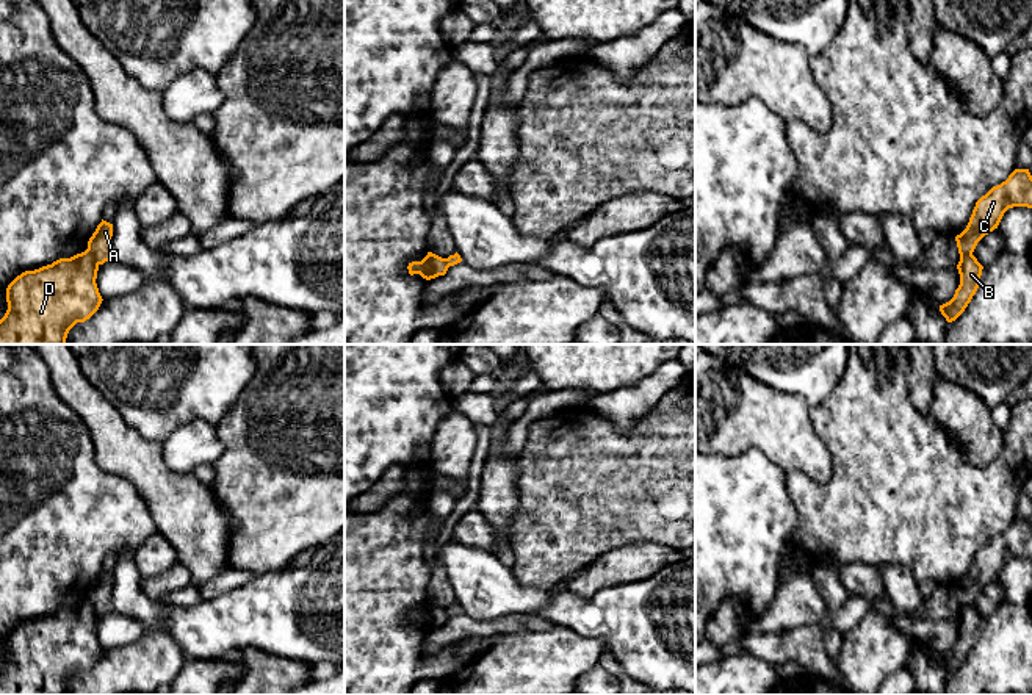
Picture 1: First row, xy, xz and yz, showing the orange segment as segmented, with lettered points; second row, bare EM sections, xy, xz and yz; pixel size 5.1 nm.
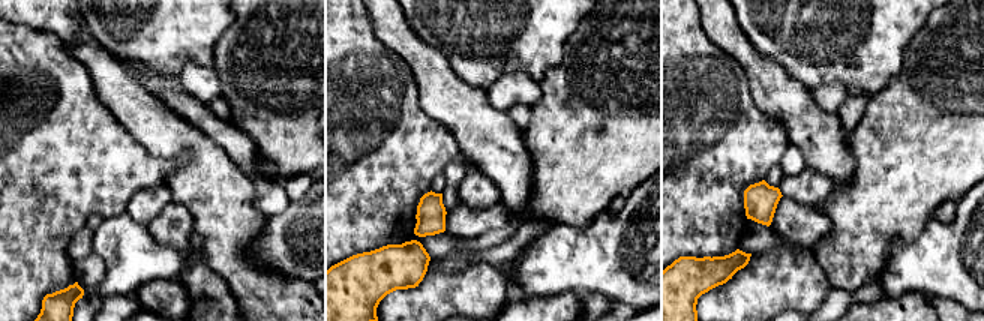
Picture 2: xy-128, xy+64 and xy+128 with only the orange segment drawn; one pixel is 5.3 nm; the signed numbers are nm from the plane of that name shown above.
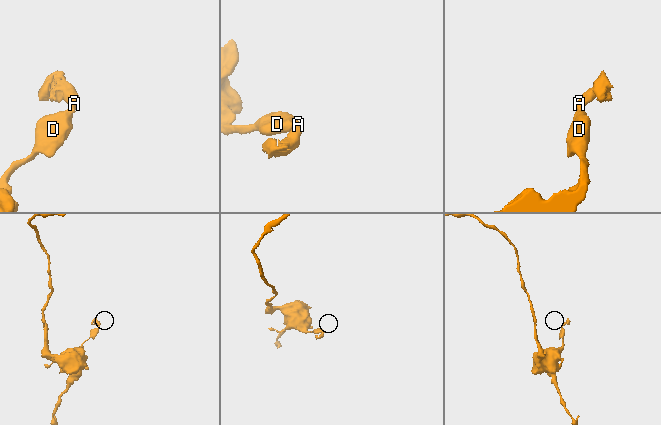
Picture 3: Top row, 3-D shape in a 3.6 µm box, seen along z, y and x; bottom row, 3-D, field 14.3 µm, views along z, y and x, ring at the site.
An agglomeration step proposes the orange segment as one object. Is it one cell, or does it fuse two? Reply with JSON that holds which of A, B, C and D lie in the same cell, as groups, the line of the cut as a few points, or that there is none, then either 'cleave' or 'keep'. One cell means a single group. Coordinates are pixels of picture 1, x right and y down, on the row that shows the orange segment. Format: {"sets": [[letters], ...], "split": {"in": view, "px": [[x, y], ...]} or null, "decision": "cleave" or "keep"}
{"sets": [["A", "C"], ["B", "D"]], "split": {"in": "xy", "px": [[86, 249], [99, 263]]}, "decision": "cleave"}

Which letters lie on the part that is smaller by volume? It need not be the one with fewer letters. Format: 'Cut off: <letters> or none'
Cut off: A, C

